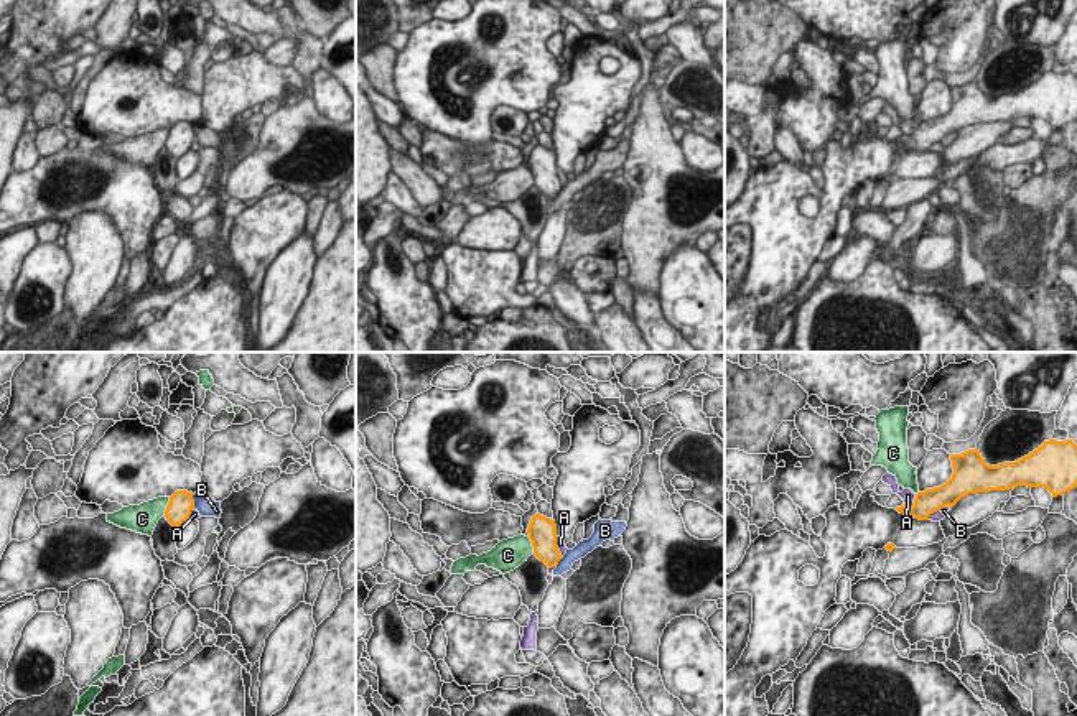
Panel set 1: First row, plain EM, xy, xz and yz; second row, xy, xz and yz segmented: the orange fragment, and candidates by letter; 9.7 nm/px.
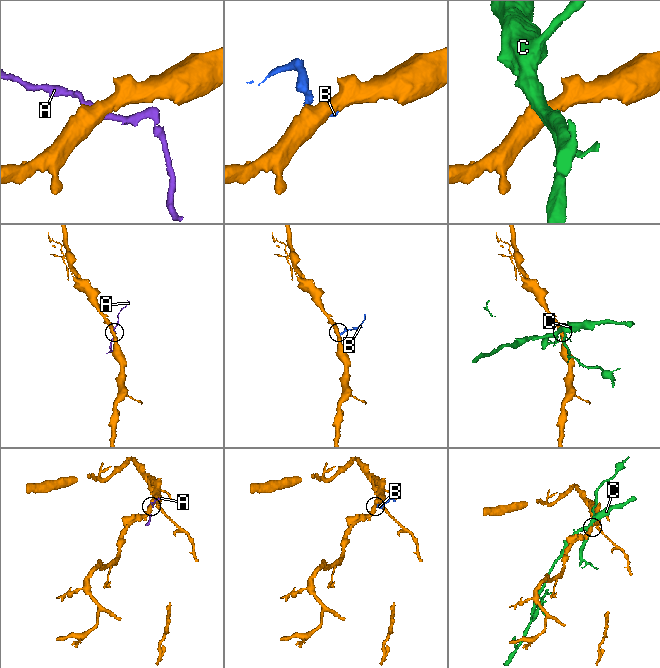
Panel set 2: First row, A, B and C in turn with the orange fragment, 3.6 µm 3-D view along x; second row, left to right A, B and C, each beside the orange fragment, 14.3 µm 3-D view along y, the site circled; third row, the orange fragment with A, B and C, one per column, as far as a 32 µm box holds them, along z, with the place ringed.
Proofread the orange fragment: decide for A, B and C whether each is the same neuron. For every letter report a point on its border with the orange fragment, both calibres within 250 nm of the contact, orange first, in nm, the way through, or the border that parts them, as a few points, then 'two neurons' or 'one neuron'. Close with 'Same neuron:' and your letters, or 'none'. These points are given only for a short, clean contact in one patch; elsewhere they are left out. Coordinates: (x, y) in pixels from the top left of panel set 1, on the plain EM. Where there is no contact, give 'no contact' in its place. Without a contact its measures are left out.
A: contact yz (914, 134); calibres 240 and 140 nm; two neurons
B: contact xy (193, 134); calibres 240 and 190 nm; border xy (195, 125), (193, 140); two neurons
C: contact xy (167, 137); calibres 240 and 260 nm; two neurons
Same neuron: none

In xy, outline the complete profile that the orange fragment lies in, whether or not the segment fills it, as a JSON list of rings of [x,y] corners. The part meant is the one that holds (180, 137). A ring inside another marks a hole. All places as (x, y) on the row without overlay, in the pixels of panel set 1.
[[[176,122],[166,137],[165,148],[166,151],[178,160],[183,153],[186,153],[194,142],[193,123]]]

